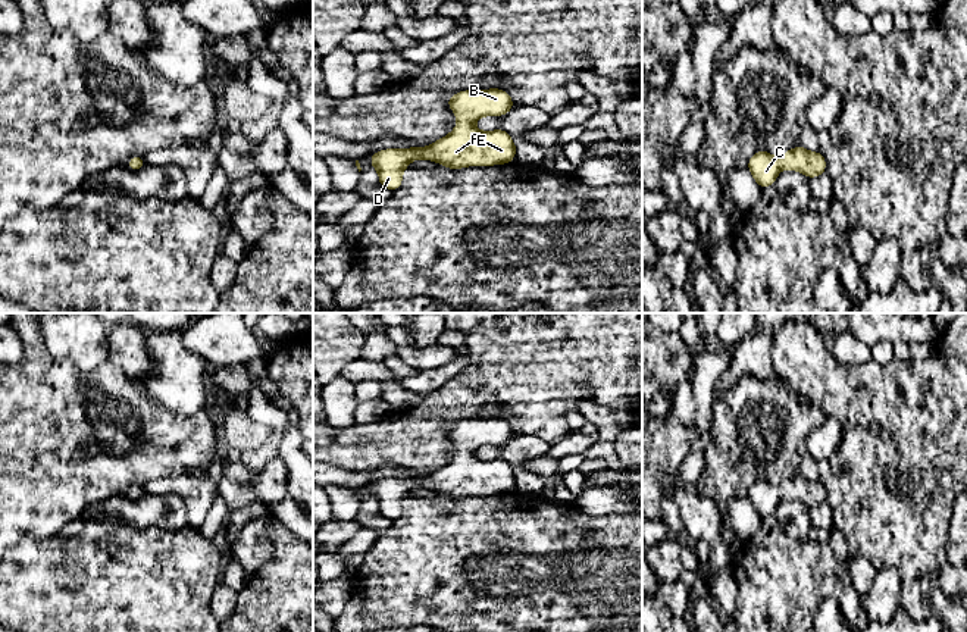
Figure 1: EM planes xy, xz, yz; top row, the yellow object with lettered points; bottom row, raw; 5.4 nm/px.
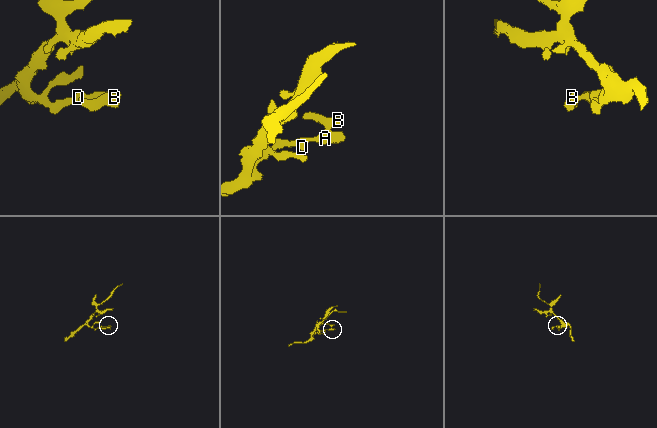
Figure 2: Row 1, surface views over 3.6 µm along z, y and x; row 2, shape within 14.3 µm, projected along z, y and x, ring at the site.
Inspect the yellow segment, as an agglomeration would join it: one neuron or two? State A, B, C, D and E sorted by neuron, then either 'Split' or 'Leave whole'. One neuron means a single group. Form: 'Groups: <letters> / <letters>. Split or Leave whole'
Groups: A B C D E. Leave whole

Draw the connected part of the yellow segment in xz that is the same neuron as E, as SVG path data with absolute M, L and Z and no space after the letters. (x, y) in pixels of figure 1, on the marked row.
M464 90L447 100L459 123L428 147L387 148L370 156L379 185L394 191L403 184L404 169L416 159L436 162L448 169L492 166L514 162L516 144L504 129L479 131L473 123L482 116L504 116L514 103L506 90Z

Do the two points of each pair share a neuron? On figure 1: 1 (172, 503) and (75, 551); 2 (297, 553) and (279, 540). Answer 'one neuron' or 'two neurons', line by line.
1: two neurons
2: one neuron

